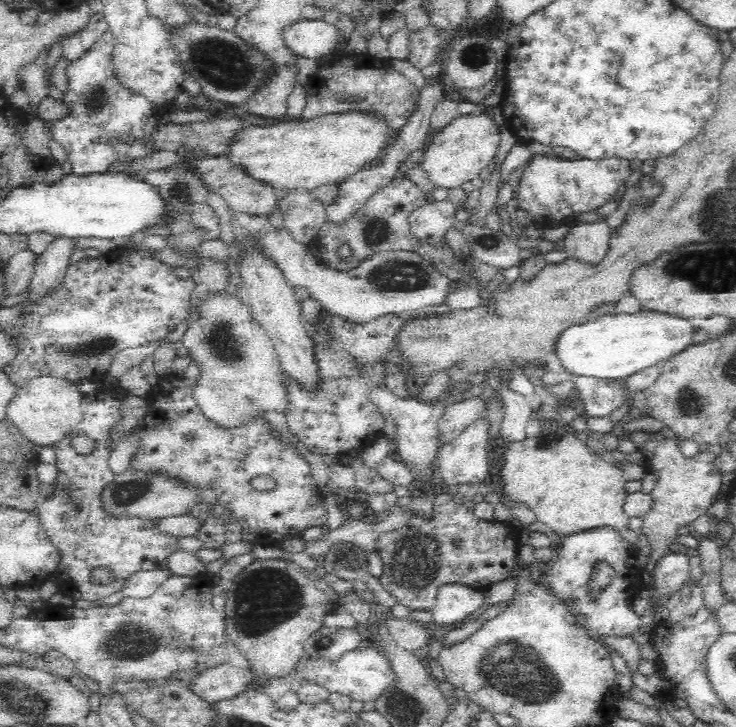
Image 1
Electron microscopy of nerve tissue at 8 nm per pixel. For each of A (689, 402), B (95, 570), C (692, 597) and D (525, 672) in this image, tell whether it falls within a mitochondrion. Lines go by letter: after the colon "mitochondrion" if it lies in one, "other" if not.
A: mitochondrion
B: other
C: other
D: mitochondrion

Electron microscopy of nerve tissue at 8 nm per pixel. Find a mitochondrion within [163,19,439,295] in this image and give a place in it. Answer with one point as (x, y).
(222, 64)

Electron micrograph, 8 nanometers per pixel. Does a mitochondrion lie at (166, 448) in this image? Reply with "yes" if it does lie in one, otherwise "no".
yes

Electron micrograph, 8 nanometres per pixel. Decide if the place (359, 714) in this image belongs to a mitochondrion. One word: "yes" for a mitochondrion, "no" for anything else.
no

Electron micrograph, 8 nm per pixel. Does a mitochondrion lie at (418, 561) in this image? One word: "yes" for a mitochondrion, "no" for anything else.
yes

